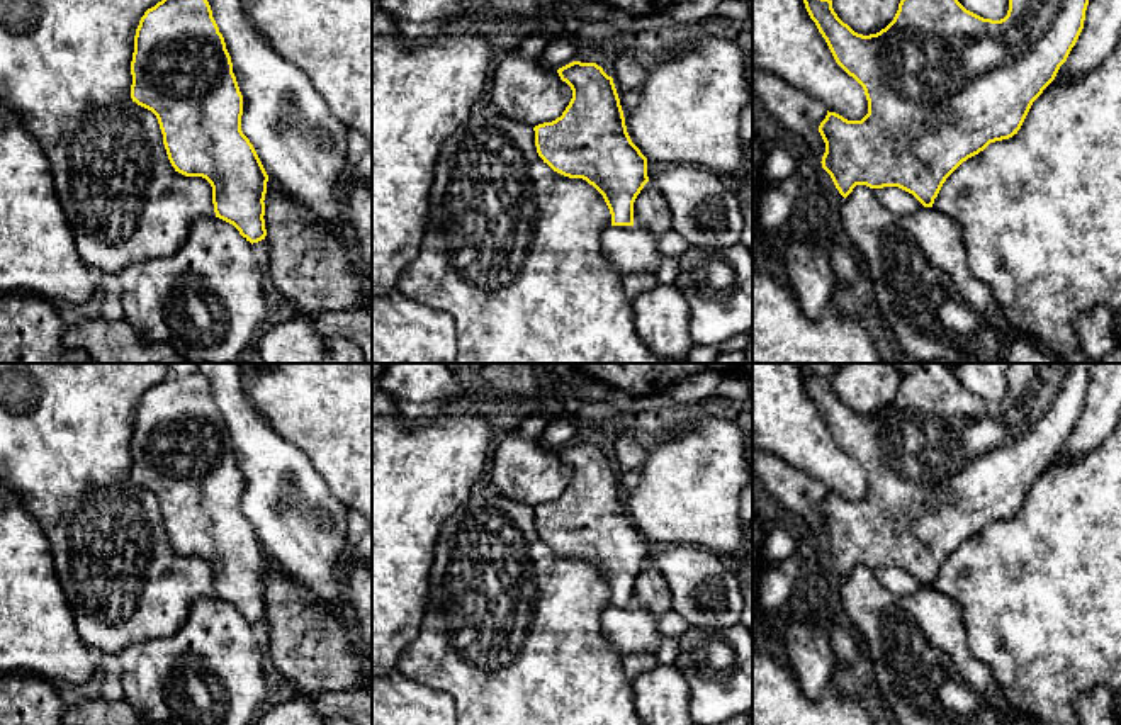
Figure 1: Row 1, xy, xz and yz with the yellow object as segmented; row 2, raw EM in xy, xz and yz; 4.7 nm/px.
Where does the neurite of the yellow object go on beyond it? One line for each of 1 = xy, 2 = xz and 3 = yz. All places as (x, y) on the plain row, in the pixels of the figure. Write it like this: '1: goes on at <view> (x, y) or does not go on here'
1: does not go on here
2: does not go on here
3: does not go on here

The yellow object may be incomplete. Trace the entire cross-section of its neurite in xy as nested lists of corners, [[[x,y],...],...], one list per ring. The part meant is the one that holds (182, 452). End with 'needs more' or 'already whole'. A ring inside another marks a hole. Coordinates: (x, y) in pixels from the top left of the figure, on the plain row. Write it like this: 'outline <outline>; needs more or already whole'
outline [[[199,368],[189,375],[170,372],[161,382],[144,392],[134,416],[131,455],[131,479],[156,496],[163,525],[175,552],[185,557],[206,559],[212,567],[216,598],[233,604],[251,625],[265,620],[263,581],[268,555],[253,525],[241,511],[243,475],[233,453],[224,418],[212,397],[207,379]]]; already whole

